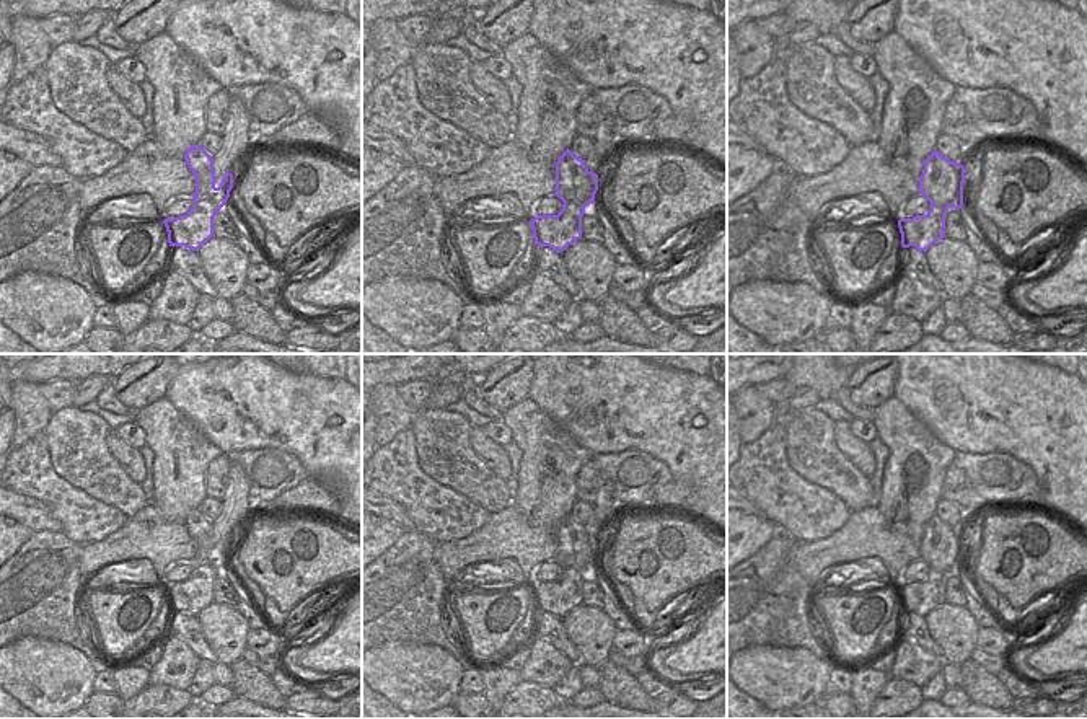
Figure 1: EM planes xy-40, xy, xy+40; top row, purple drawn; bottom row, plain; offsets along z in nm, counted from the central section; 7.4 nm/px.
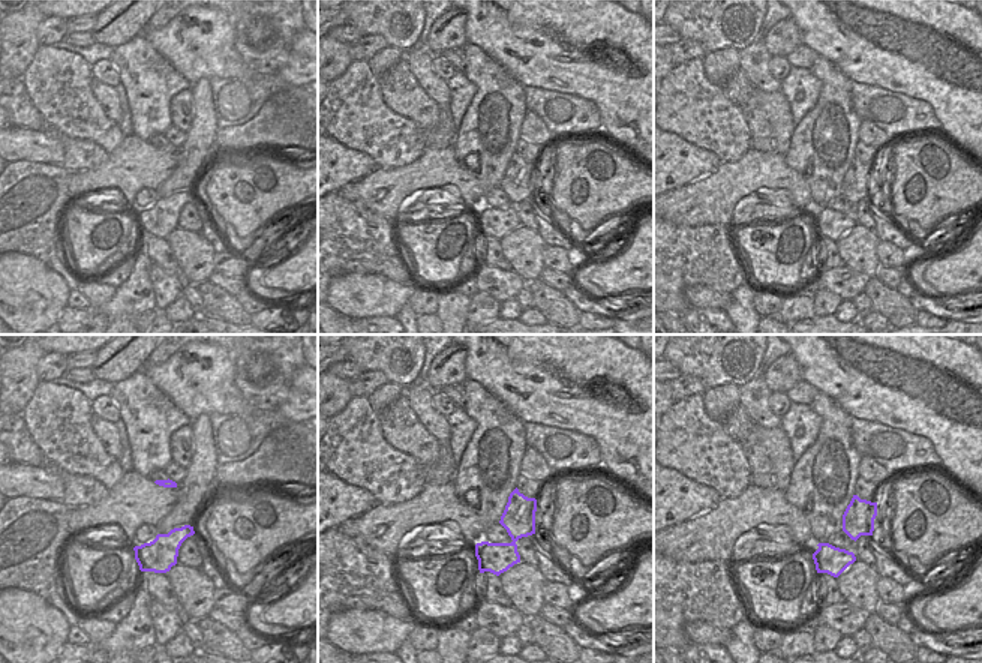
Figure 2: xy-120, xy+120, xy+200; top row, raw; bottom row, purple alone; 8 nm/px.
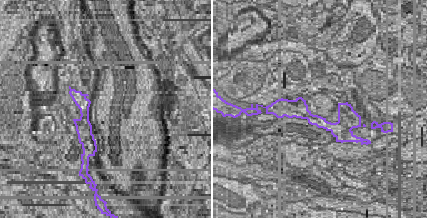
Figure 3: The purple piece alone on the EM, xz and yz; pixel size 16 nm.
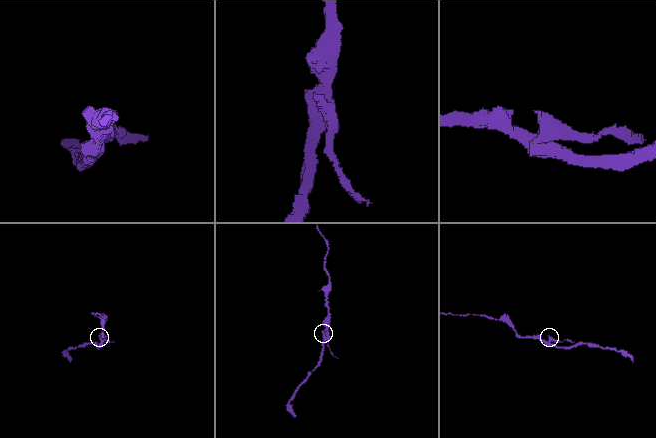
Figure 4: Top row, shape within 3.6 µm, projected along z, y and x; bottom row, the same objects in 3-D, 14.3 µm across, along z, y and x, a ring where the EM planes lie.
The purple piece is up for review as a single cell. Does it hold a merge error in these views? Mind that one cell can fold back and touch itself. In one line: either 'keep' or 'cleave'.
cleave

